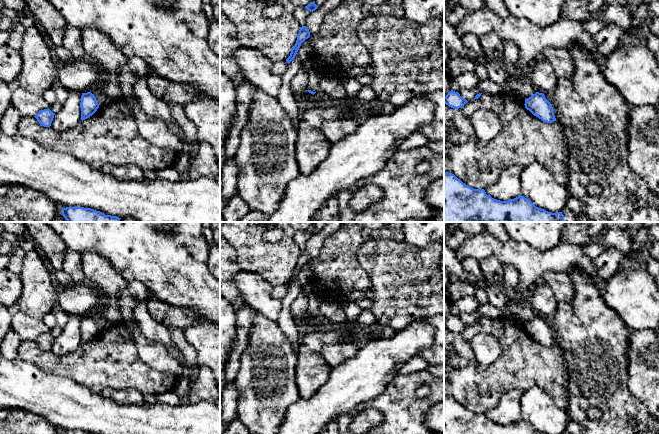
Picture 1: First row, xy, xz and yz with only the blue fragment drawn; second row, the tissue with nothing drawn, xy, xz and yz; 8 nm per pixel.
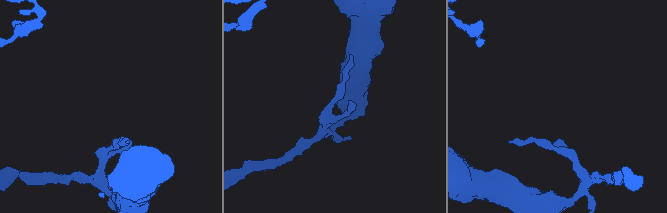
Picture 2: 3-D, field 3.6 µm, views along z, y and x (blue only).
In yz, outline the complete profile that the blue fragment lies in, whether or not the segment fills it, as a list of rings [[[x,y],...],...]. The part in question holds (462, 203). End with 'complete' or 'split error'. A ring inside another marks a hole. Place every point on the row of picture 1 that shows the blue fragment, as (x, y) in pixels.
[[[444,172],[444,222],[577,222],[578,217],[567,206],[561,212],[552,213],[536,207],[520,195],[508,201],[500,201],[487,195],[484,189],[473,189],[454,174]]] | split error

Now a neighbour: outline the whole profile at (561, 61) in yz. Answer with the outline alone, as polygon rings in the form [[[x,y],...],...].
[[[547,48],[543,51],[542,58],[551,62],[557,78],[572,79],[573,60],[565,49]]]

